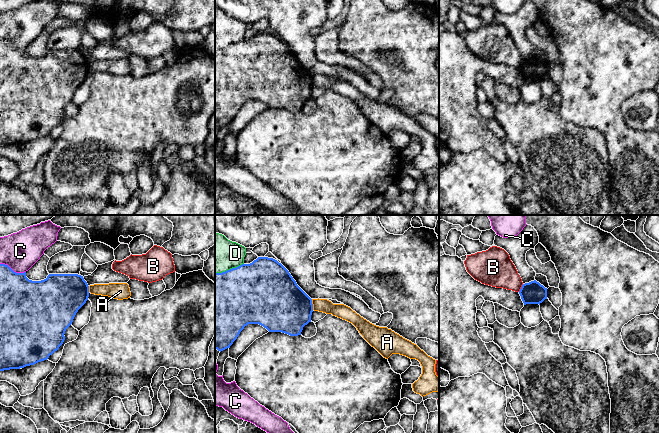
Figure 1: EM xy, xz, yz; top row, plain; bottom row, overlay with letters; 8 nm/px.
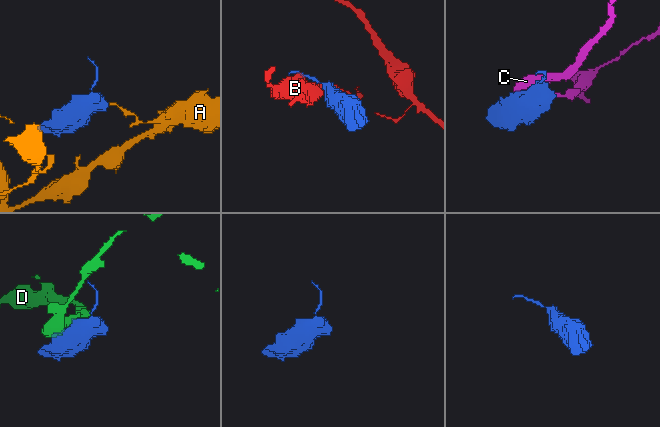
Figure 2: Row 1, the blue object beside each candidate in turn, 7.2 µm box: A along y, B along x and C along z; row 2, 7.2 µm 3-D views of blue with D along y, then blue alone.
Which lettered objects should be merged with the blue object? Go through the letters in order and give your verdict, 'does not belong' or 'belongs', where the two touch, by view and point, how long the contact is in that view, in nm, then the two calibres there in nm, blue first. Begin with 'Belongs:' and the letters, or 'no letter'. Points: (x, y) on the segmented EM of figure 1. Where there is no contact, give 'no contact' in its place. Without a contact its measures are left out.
Belongs: no letter
A: does not belong | xz (312, 304) | 90 nm | 420/120 nm
B: does not belong | yz (521, 288) | 80 nm | 180/280 nm
C: does not belong | xy (12, 270) | 220 nm | 340/300 nm
D: does not belong | xz (230, 269) | 240 nm | 480/300 nm

